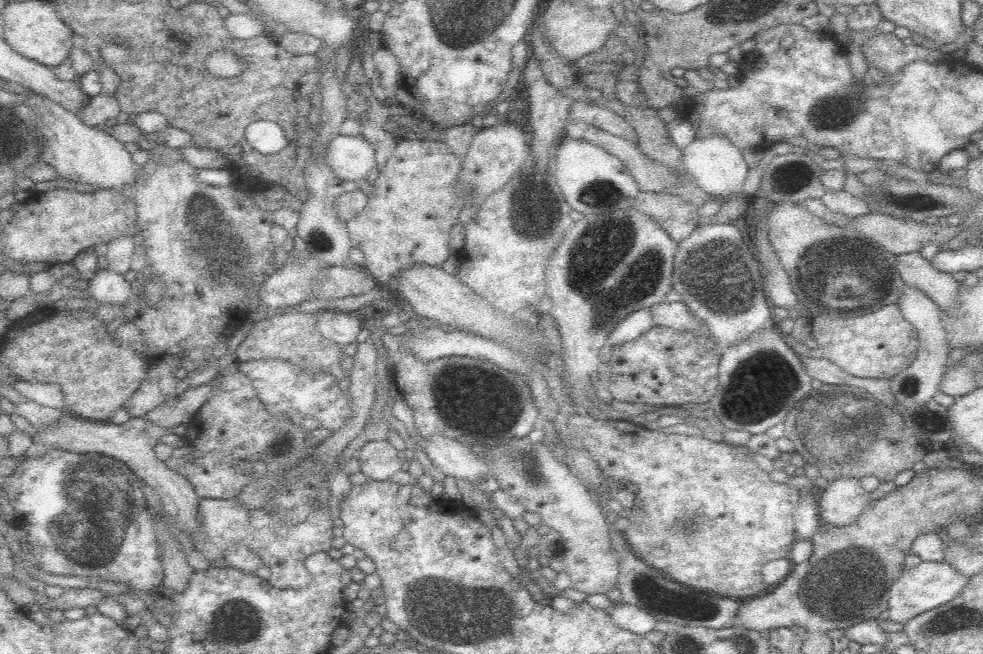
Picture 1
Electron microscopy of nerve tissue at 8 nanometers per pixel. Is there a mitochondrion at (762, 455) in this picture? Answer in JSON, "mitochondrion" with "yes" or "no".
{"mitochondrion":"no"}

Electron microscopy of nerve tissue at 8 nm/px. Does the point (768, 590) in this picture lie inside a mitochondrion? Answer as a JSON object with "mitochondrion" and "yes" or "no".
{"mitochondrion":"no"}

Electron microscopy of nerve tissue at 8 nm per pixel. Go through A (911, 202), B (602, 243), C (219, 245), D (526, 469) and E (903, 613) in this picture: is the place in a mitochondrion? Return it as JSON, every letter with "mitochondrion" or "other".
{"A":"other","B":"mitochondrion","C":"mitochondrion","D":"mitochondrion","E":"other"}

